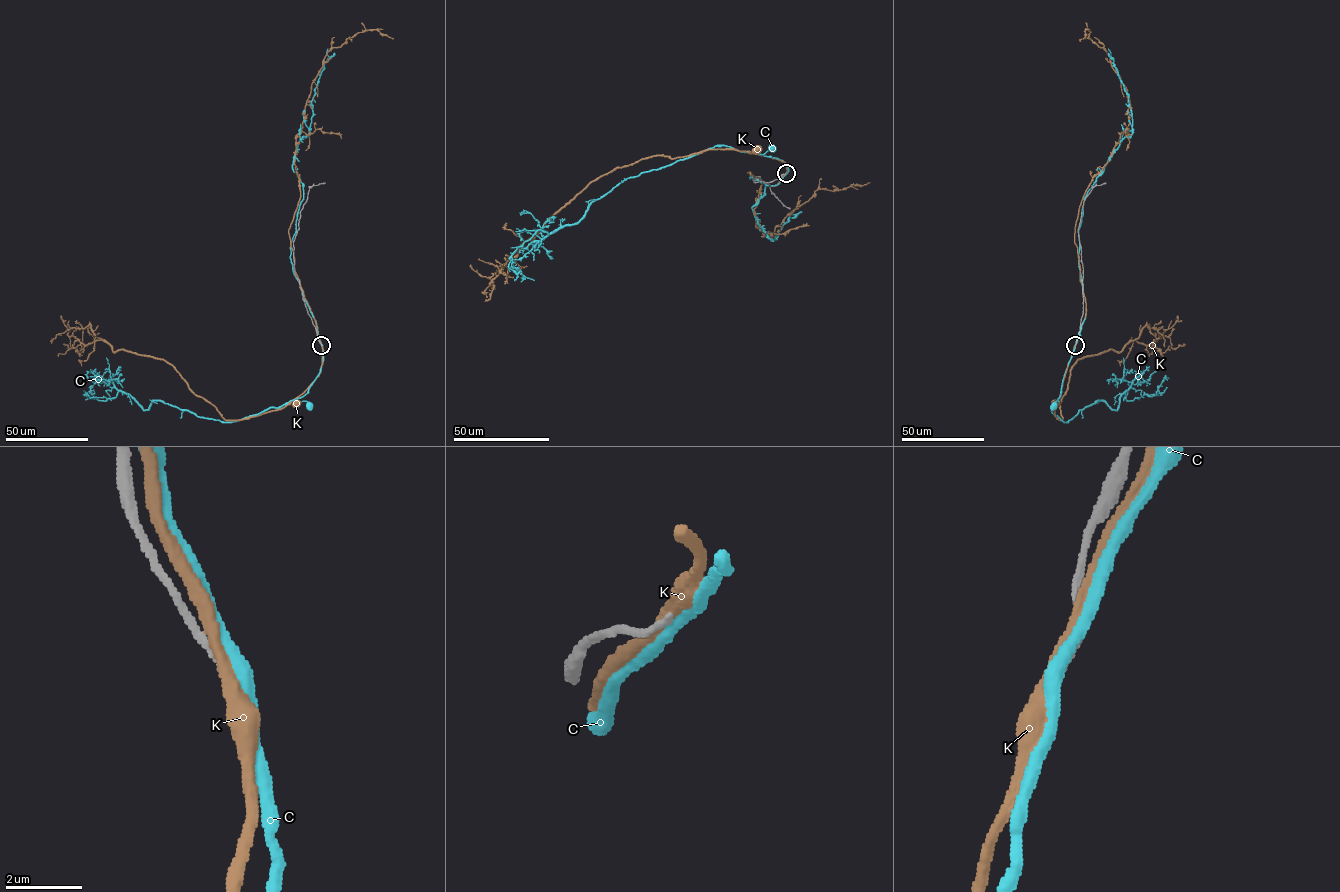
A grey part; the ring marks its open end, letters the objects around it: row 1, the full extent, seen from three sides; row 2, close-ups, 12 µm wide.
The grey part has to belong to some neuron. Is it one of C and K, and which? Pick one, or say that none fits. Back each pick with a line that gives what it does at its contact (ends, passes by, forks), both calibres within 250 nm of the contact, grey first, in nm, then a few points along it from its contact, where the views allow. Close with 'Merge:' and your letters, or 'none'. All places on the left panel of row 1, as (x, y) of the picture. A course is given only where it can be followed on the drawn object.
Merge: none

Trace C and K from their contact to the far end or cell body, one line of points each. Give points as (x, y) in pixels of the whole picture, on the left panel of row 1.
C: (321, 344), (323, 361), (319, 374), (308, 391), (297, 400), (306, 401), (309, 406)
K: (321, 344), (320, 373), (294, 399), (295, 403)

